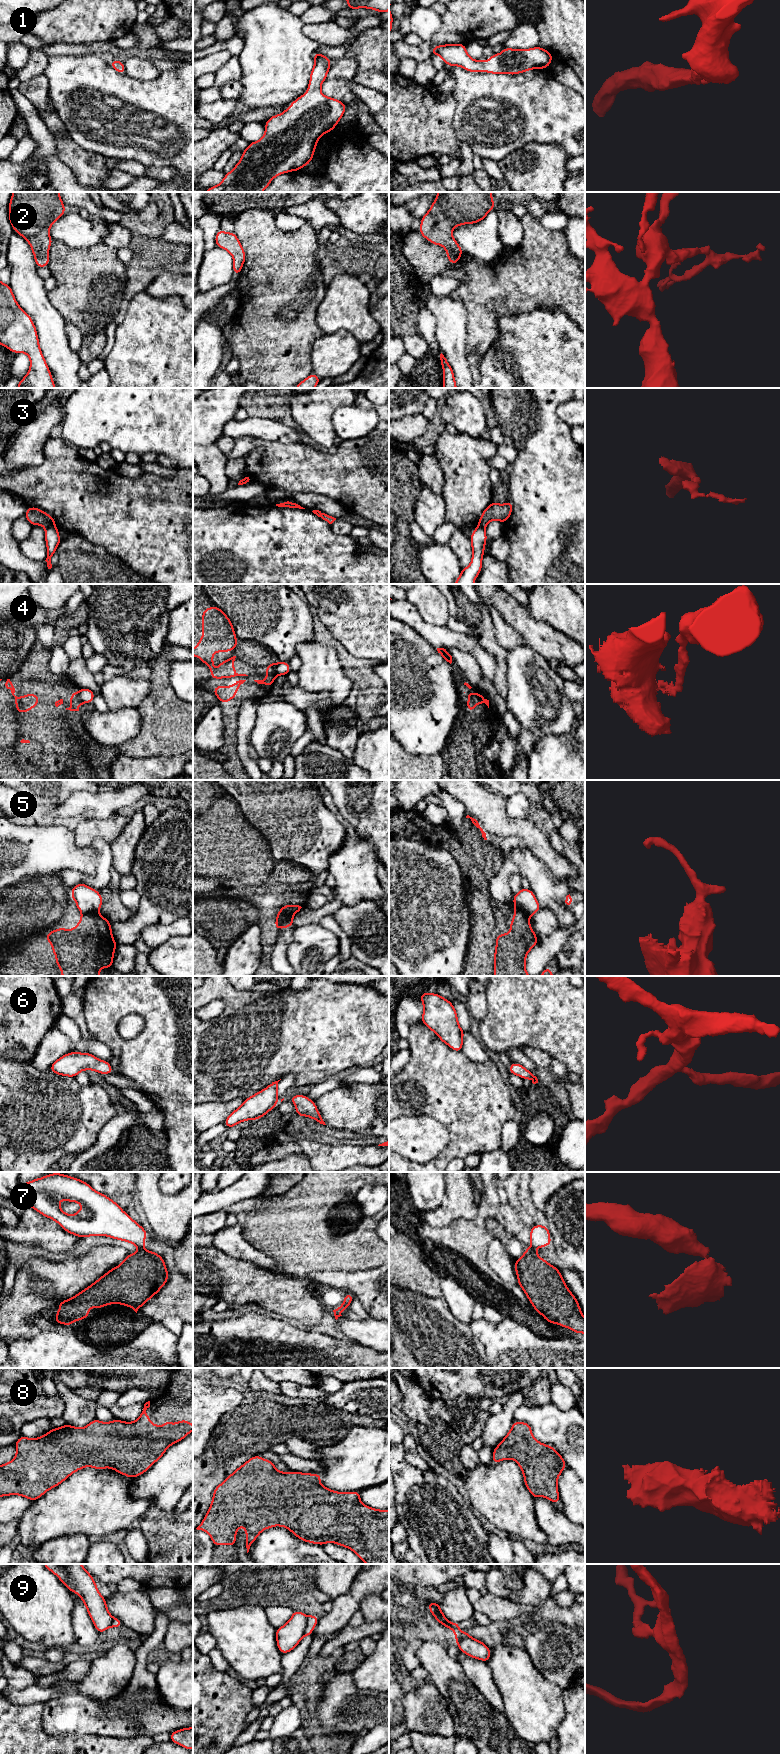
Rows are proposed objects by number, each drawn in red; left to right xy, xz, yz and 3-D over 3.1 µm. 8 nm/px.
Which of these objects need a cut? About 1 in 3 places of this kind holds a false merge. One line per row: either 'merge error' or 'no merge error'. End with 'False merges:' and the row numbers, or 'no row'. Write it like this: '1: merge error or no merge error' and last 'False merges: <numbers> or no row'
1: no merge error
2: no merge error
3: merge error
4: merge error
5: merge error
6: no merge error
7: merge error
8: no merge error
9: merge error
False merges: 3, 4, 5, 7, 9

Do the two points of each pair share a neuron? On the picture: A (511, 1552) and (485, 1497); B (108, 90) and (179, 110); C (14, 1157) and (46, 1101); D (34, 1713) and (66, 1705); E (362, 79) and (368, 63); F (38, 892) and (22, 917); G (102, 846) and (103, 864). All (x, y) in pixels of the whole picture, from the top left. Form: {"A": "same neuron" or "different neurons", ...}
{"A": "different neurons", "B": "same neuron", "C": "same neuron", "D": "different neurons", "E": "different neurons", "F": "same neuron", "G": "same neuron"}

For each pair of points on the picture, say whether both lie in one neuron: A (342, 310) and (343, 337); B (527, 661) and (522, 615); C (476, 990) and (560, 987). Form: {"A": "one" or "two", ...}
{"A": "two", "B": "two", "C": "one"}

